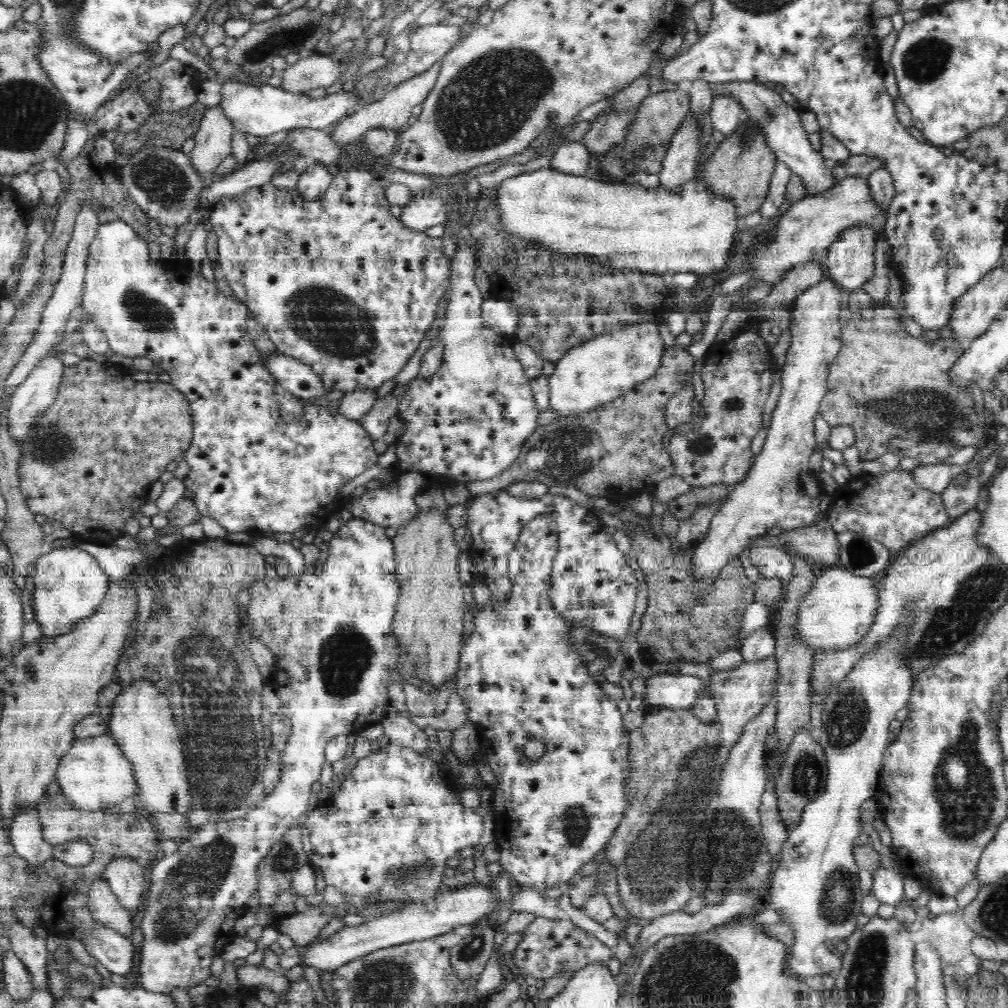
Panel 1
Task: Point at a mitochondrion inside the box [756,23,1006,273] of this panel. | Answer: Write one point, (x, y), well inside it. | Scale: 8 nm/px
(928, 58)

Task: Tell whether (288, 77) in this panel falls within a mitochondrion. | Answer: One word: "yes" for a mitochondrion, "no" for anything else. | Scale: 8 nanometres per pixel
no

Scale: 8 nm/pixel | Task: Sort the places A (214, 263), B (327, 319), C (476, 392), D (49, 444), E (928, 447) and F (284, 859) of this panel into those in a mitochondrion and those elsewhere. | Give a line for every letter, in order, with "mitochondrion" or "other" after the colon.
A: other
B: mitochondrion
C: mitochondrion
D: mitochondrion
E: mitochondrion
F: mitochondrion

